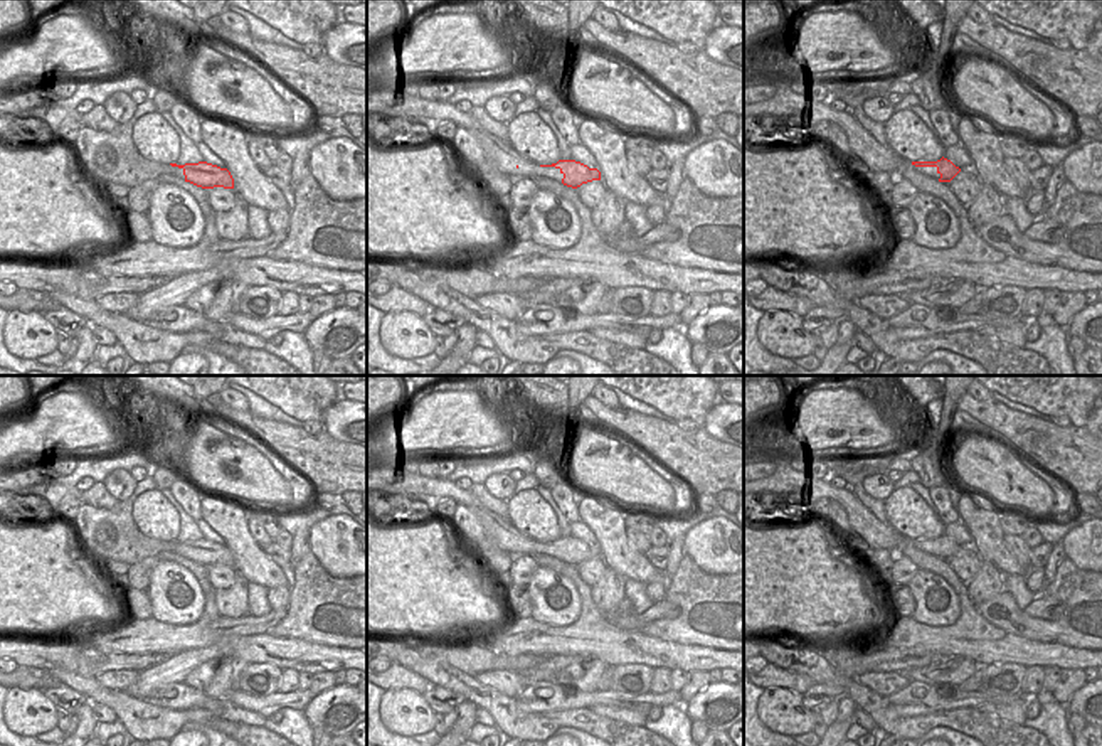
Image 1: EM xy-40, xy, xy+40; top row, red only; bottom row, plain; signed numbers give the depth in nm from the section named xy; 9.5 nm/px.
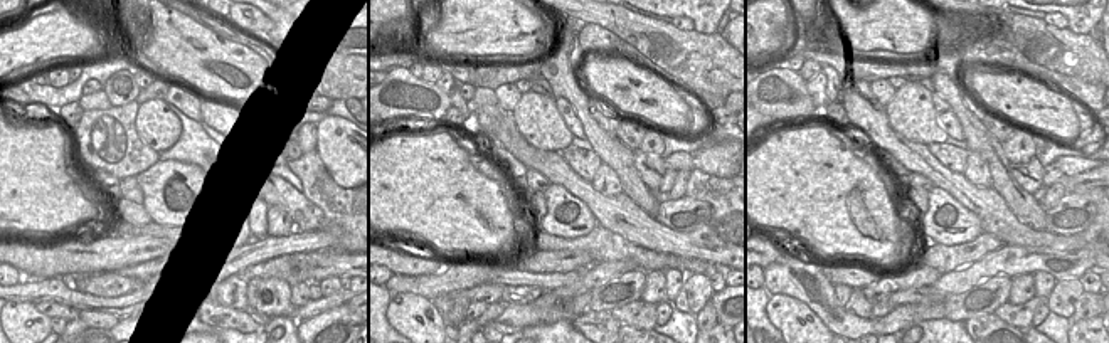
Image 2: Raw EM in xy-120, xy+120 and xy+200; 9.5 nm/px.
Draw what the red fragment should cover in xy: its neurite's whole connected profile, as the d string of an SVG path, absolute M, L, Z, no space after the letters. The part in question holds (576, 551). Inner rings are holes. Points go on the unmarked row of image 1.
M559 537L552 542L540 544L555 544L564 552L562 561L572 566L580 564L582 561L601 557L601 549L597 546L589 546L587 542L575 537Z

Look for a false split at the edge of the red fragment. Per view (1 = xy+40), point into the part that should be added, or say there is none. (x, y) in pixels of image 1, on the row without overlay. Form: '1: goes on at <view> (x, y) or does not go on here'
1: does not go on here

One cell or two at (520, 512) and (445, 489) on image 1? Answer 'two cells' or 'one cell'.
two cells

